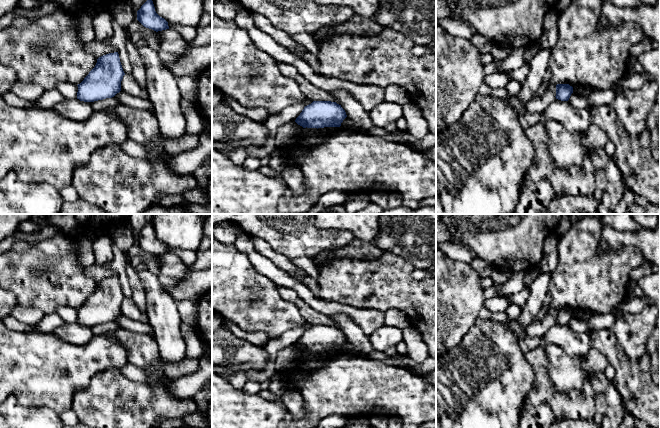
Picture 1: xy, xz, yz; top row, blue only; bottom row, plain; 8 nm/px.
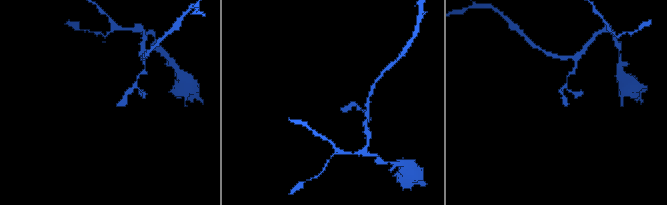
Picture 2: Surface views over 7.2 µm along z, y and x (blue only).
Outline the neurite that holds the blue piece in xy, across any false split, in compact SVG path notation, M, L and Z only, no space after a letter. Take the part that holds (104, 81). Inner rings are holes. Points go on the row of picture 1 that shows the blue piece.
M118 52L99 57L95 67L77 85L77 99L94 102L114 97L121 91L124 75Z

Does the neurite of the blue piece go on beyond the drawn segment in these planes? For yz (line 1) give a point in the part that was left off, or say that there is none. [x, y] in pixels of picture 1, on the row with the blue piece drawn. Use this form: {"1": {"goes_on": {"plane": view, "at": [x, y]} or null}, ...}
{"1": {"goes_on": null}}

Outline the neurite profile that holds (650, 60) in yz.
M660 47L648 49L638 56L638 60L649 78L660 81Z

